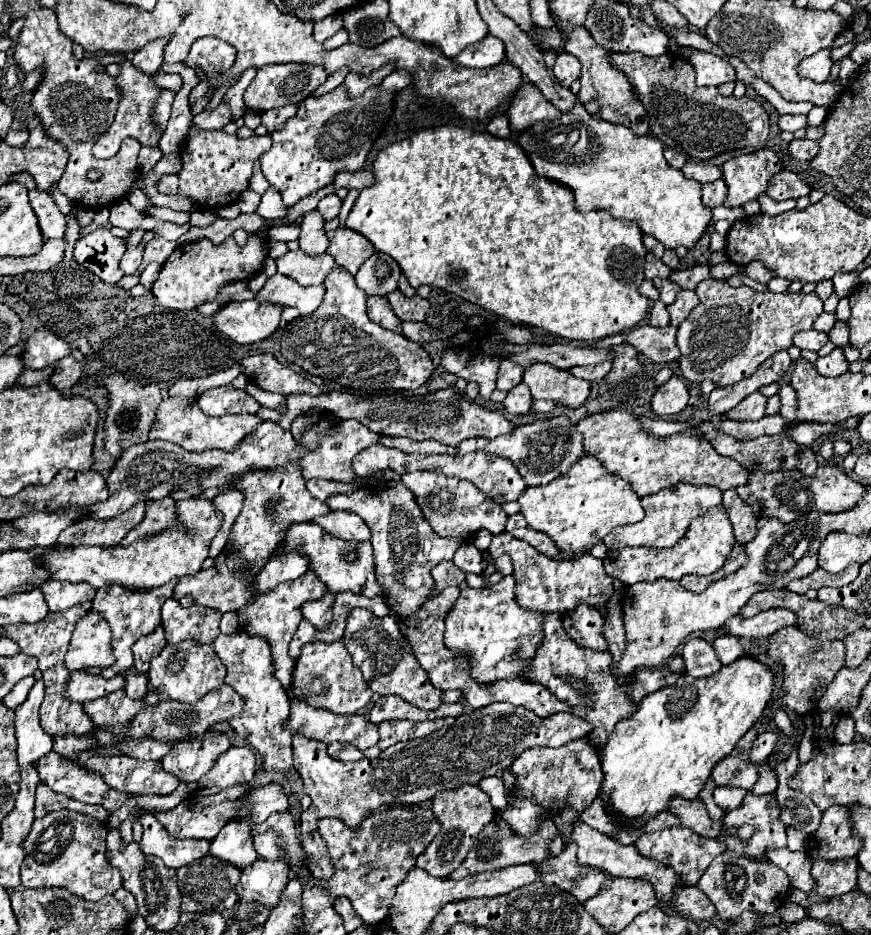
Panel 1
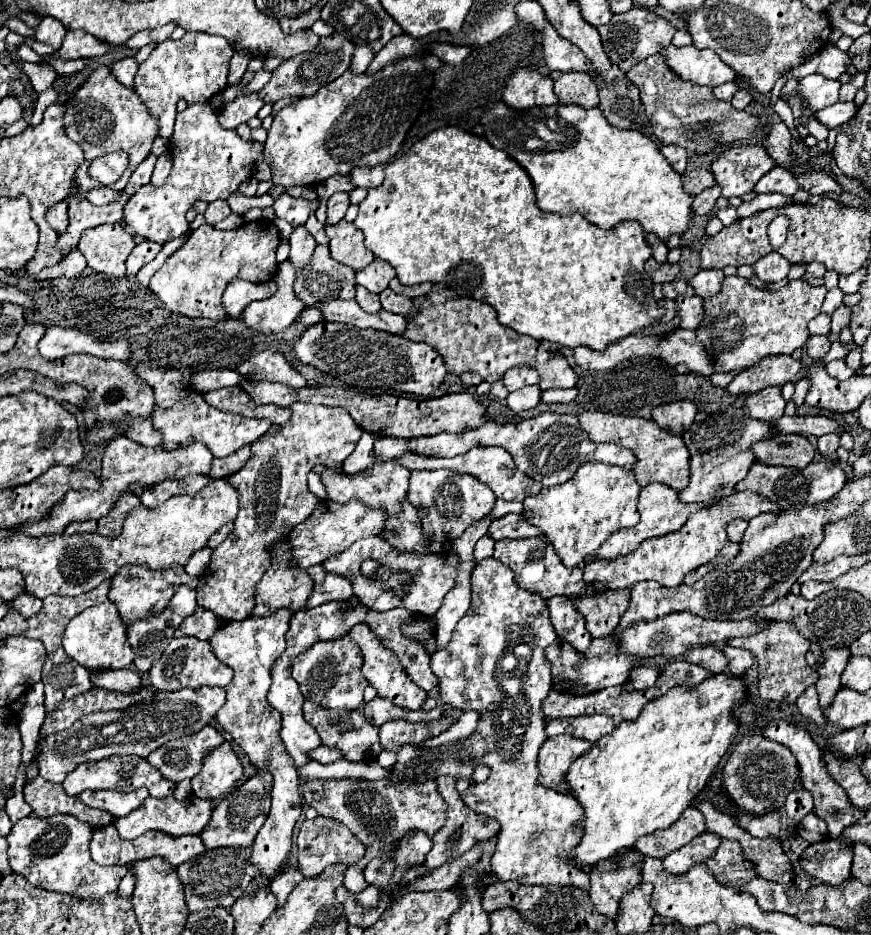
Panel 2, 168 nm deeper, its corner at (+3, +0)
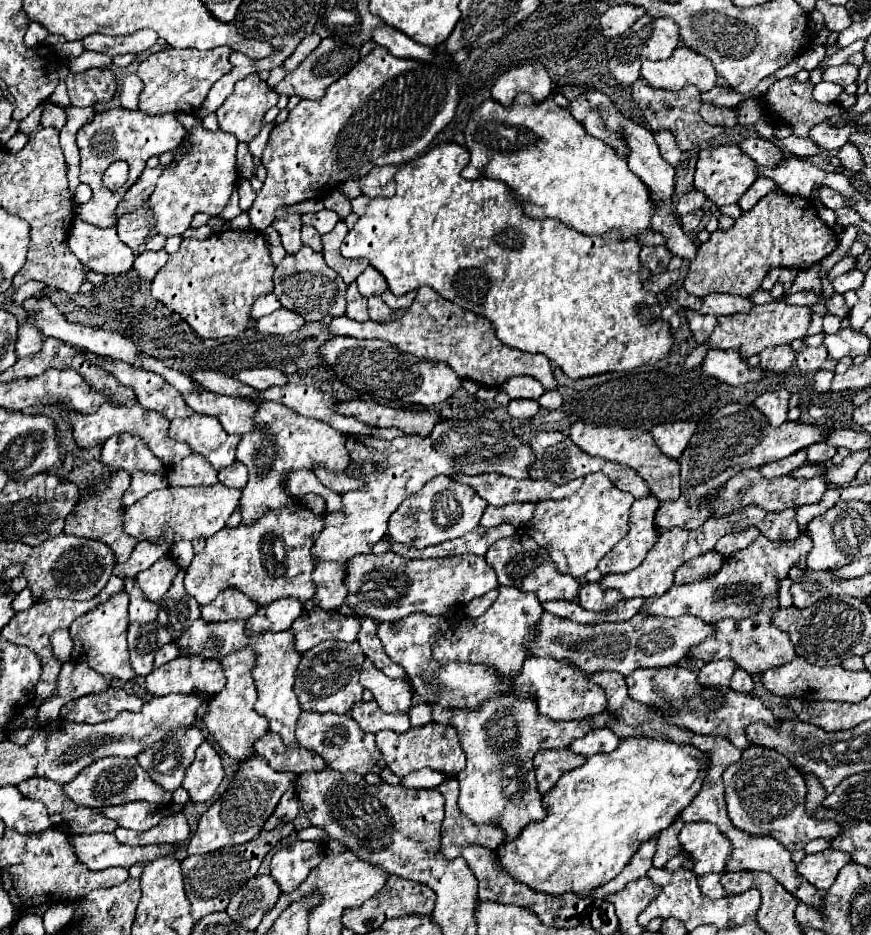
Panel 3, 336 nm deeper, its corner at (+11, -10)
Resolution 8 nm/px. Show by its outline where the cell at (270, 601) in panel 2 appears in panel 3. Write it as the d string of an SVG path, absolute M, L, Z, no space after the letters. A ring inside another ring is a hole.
M292 504L278 514L270 512L254 524L238 524L236 528L224 528L214 536L210 536L206 540L204 550L194 556L192 564L186 570L184 586L192 596L196 596L196 600L202 606L210 604L212 596L218 596L218 590L226 588L238 588L240 592L256 600L260 606L284 596L296 596L302 602L308 602L316 592L316 584L310 578L316 568L316 560L312 558L310 550L322 530L324 530L324 514L314 514L304 504Z

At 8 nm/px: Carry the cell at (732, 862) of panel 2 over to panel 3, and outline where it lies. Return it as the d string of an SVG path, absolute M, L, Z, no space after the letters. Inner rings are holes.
M696 822L686 824L678 836L684 852L696 858L694 874L706 874L706 870L724 872L724 862L728 858L728 840L714 824Z

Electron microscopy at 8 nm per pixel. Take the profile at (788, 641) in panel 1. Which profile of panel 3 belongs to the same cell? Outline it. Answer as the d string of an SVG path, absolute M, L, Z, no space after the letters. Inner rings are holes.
M764 598L760 612L756 612L744 620L738 620L736 624L734 624L734 618L724 618L724 620L716 622L712 636L702 640L700 646L692 646L692 650L688 650L688 656L698 658L702 662L732 658L748 674L762 674L768 668L776 668L776 666L782 666L784 662L790 662L796 656L794 646L792 646L788 634L784 634L780 628L772 626L772 614L778 608L780 608L778 598Z

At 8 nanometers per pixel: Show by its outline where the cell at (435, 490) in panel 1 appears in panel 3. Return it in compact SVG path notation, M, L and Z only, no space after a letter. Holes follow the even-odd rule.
M432 478L430 482L424 484L422 490L416 494L410 494L398 510L390 516L388 522L388 532L392 534L392 540L416 546L416 548L426 548L432 544L442 544L454 538L464 536L468 530L474 530L480 524L480 518L486 510L488 502L482 500L472 486L460 484L452 478Z

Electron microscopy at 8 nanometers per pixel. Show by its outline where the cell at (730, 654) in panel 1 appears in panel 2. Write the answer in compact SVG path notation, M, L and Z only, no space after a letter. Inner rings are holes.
M726 644L722 648L722 654L728 658L728 672L736 674L736 676L744 674L752 666L752 662L754 662L752 652L748 652L744 648L734 648L730 644Z

